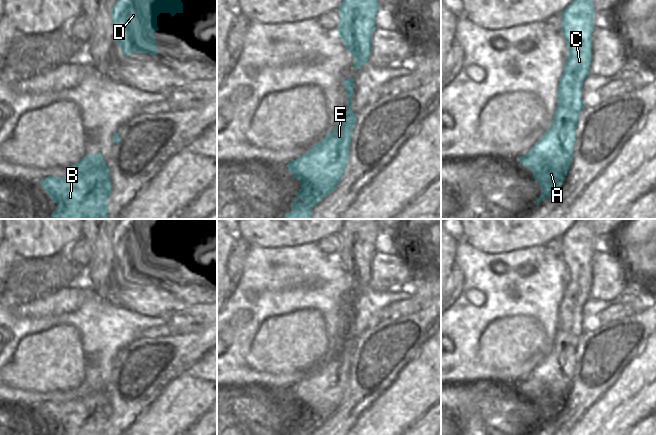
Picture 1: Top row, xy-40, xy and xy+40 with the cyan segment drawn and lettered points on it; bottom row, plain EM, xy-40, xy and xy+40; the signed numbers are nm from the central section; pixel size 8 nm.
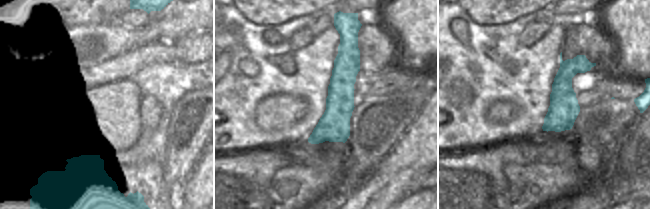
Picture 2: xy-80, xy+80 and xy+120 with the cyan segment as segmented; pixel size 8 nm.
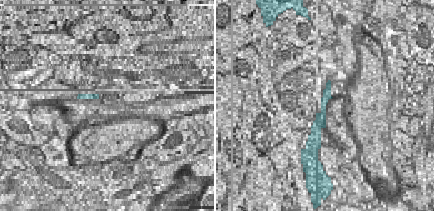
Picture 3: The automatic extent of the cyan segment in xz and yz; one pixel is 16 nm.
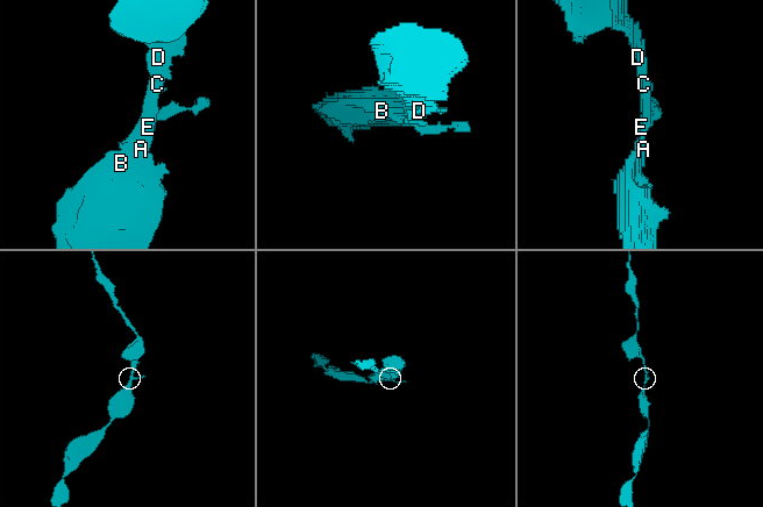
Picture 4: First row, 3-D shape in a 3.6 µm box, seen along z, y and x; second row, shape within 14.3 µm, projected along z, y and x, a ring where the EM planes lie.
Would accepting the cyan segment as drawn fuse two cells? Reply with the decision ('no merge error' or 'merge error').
no merge error

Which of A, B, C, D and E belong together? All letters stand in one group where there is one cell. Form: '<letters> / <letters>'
A B C D E

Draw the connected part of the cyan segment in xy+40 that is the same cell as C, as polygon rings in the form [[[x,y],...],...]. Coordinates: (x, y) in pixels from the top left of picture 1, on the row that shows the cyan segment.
[[[573,0],[561,12],[561,34],[567,44],[567,60],[557,90],[557,108],[550,127],[531,147],[529,152],[518,158],[520,164],[533,172],[533,178],[541,186],[541,196],[534,202],[538,205],[553,195],[563,184],[575,144],[575,130],[579,114],[584,109],[581,100],[583,80],[589,74],[591,64],[591,34],[594,30],[593,16],[595,10],[592,0]]]

